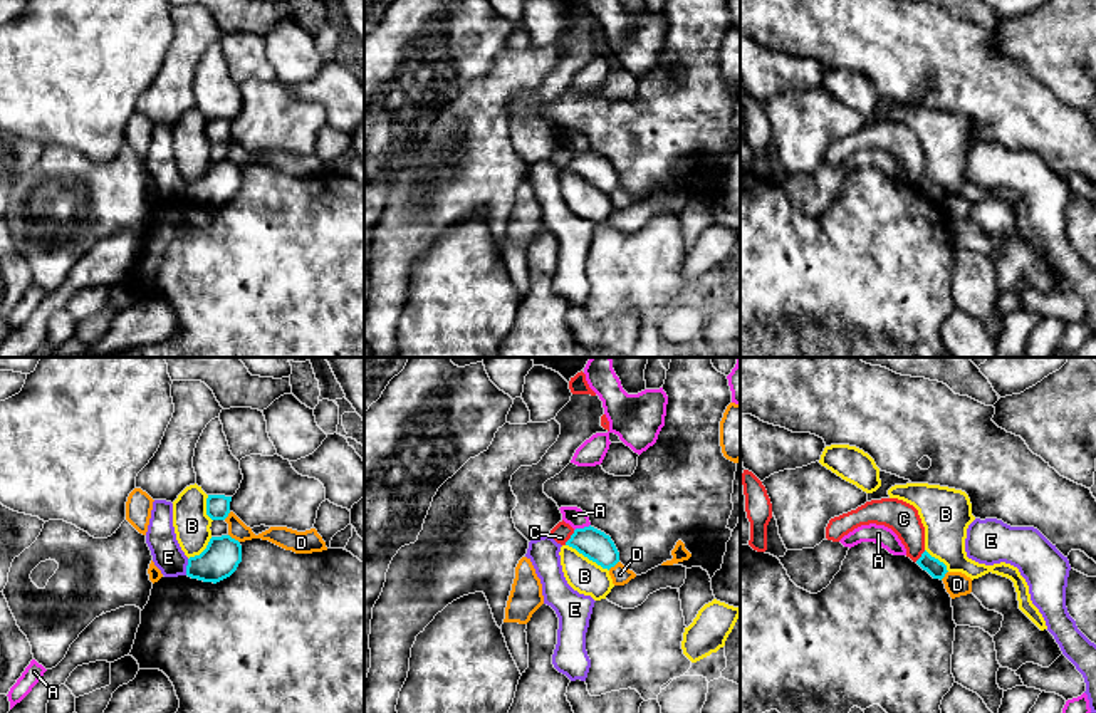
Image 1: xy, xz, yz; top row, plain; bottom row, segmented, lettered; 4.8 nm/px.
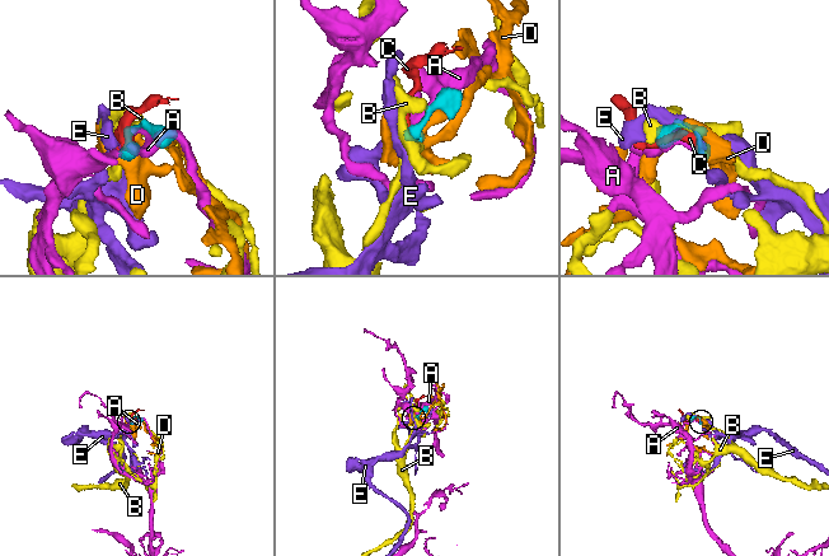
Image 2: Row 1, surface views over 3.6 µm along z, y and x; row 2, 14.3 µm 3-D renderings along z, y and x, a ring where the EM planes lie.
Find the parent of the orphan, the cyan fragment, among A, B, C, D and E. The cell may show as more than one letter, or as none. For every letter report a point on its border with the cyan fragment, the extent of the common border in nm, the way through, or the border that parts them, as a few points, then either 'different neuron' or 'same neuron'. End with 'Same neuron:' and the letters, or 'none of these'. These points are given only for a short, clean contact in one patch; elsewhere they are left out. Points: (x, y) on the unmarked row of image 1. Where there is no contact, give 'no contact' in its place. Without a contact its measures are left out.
A: meets cyan in xz at (581, 153); contact 90 nm long; different neuron
B: meets cyan in xz at (588, 182); contact 240 nm long; same neuron
C: meets cyan in xz at (571, 161); contact 90 nm long; border along xz (574, 155), (564, 168); different neuron
D: meets cyan in xy at (234, 163); contact 70 nm long; different neuron
E: meets cyan in xy at (187, 192); contact 80 nm long; border along xy (188, 183), (185, 198); different neuron
Same neuron: B

